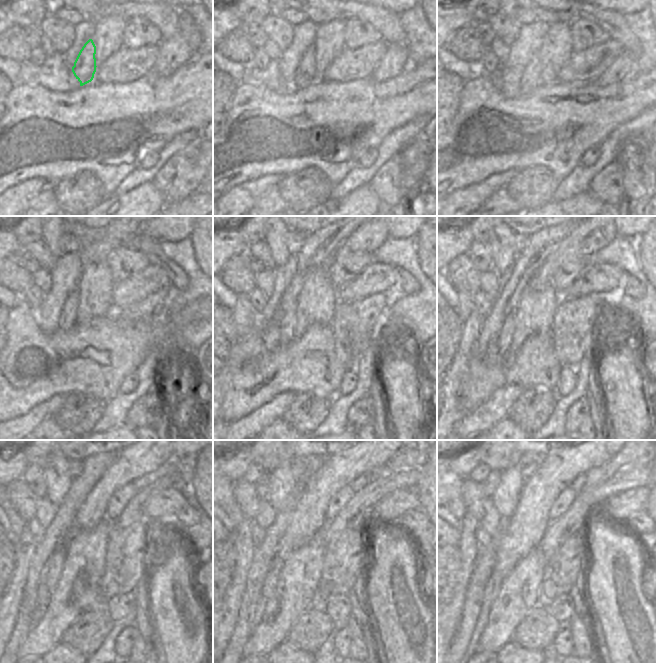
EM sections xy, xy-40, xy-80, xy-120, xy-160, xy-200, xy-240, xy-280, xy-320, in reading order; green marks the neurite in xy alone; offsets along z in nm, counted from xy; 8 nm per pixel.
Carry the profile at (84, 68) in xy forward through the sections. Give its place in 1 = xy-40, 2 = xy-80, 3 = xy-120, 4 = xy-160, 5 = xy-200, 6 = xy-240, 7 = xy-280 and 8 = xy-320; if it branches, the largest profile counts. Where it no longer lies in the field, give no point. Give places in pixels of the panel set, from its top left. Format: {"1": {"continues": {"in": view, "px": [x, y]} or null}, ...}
{"1": {"continues": {"in": "xy-40", "px": [306, 70]}}, "2": {"continues": {"in": "xy-80", "px": [530, 79]}}, "3": {"continues": {"in": "xy-120", "px": [67, 319]}}, "4": {"continues": {"in": "xy-160", "px": [287, 323]}}, "5": {"continues": {"in": "xy-200", "px": [504, 336]}}, "6": {"continues": {"in": "xy-240", "px": [53, 567]}}, "7": {"continues": {"in": "xy-280", "px": [269, 587]}}, "8": {"continues": {"in": "xy-320", "px": [492, 588]}}}

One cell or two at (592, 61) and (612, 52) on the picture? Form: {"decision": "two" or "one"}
{"decision": "one"}

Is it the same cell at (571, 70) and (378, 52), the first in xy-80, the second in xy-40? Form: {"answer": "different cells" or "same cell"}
{"answer": "same cell"}

